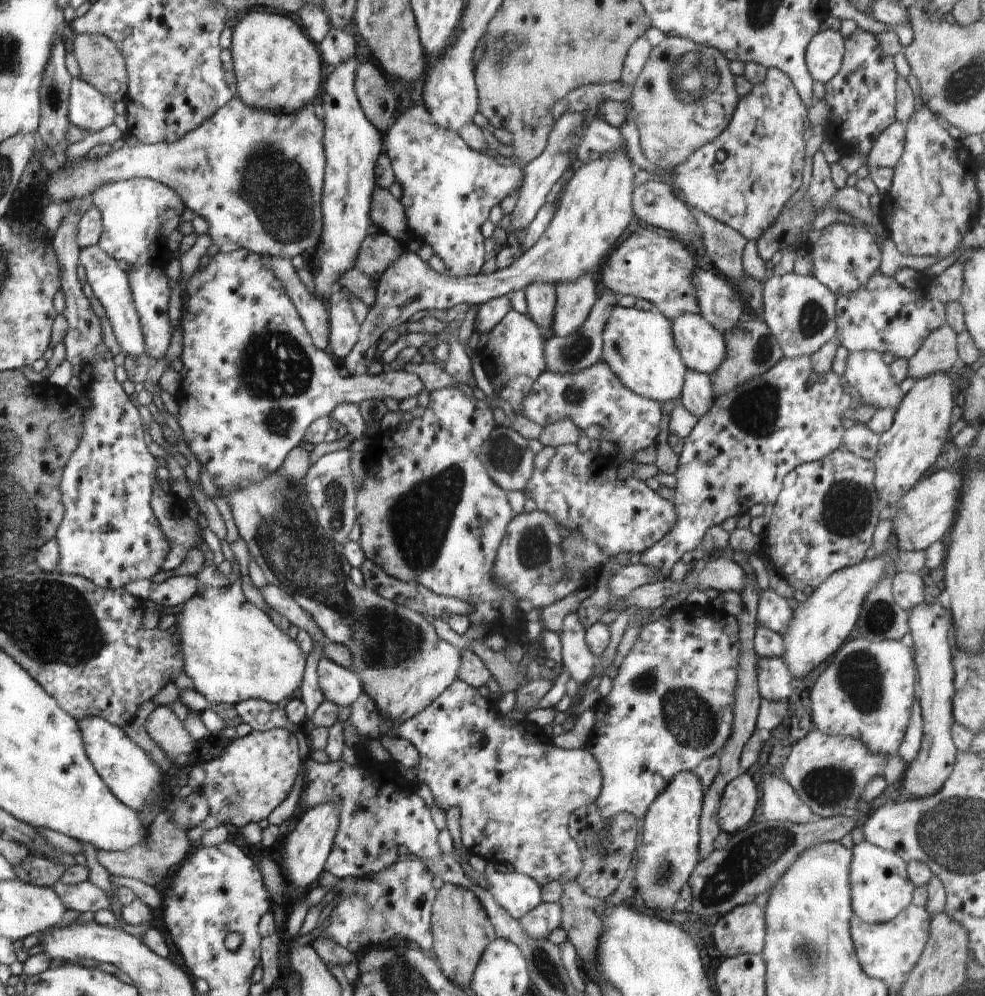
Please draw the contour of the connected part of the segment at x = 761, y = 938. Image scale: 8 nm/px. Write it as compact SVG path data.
M747 903L720 916L712 930L714 953L724 959L740 954L761 954L766 937L765 910Z

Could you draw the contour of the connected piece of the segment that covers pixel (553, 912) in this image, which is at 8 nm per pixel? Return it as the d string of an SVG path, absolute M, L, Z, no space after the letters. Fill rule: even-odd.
M542 902L534 911L519 920L524 933L532 939L547 939L553 930L561 927L563 913L560 902Z

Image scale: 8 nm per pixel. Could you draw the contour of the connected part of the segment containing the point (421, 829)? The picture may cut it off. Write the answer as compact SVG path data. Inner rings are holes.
M309 758L303 764L303 771L306 774L304 786L300 795L301 804L314 807L318 804L334 801L339 806L341 824L334 838L334 846L330 857L325 865L326 873L334 877L334 880L367 877L369 874L376 874L393 866L399 857L397 846L406 846L410 855L426 861L427 859L438 859L443 852L438 845L439 829L432 819L429 807L418 794L396 794L398 788L392 780L386 780L388 776L381 776L377 767L369 765L367 768L361 766L350 766L342 759L328 764L319 764ZM396 798L396 804L390 800Z

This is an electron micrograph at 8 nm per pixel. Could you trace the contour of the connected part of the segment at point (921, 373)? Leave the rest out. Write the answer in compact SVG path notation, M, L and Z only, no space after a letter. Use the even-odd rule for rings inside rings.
M945 323L934 330L920 349L909 359L908 377L916 379L950 371L959 358L957 333Z

